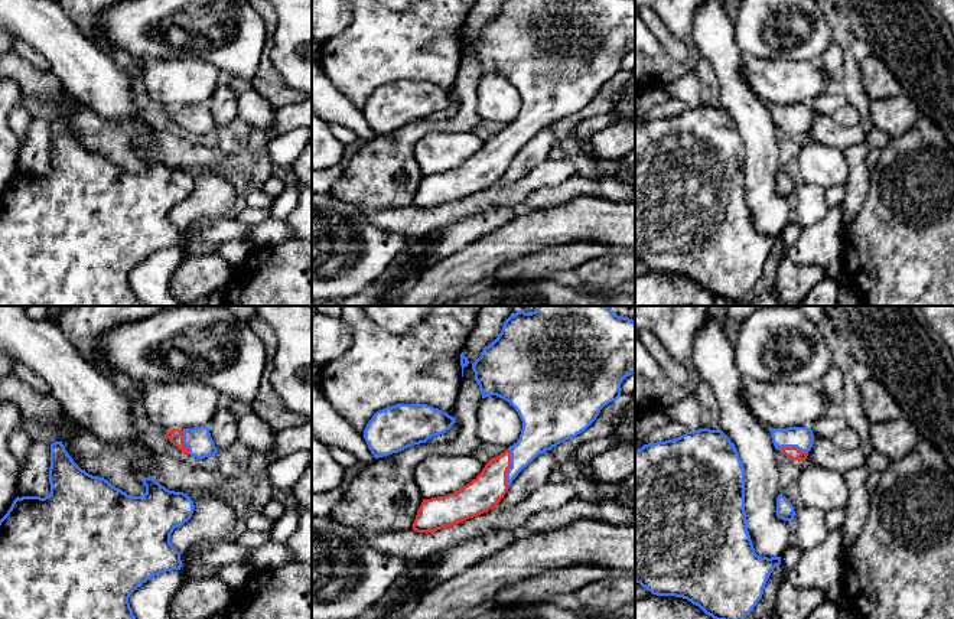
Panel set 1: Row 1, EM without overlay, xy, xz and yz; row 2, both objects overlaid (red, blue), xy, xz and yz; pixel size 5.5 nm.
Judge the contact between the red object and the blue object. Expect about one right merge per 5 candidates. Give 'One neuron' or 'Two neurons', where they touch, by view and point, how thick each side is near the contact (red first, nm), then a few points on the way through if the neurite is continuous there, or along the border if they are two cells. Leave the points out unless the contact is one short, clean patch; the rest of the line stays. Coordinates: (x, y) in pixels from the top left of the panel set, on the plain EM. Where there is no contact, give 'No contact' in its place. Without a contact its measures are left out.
One neuron. Touches red at xz (510, 143). Thickness 190 nm (red) against 200 nm. Path across: xz (482, 170), (510, 143), (540, 110)

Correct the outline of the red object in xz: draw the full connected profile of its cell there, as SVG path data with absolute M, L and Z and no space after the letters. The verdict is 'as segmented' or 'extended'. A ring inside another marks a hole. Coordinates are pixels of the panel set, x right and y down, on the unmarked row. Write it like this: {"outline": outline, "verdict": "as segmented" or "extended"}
{"outline": "M504 0L498 14L483 25L472 46L482 75L496 72L515 85L522 98L520 115L491 136L471 160L445 173L423 176L413 199L417 209L434 209L495 185L518 150L538 131L585 108L605 82L616 78L622 58L635 51L635 0Z", "verdict": "extended"}

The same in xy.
{"outline": "M209 104L173 105L165 111L179 127L196 136L205 136L218 130L211 114Z", "verdict": "extended"}

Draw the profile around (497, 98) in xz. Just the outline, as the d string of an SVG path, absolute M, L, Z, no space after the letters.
M496 72L482 75L476 89L476 113L481 120L508 126L520 115L522 98L515 85Z

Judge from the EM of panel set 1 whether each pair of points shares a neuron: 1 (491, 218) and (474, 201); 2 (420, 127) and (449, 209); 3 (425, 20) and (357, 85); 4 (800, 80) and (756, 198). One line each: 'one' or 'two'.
1: two
2: two
3: one
4: two

